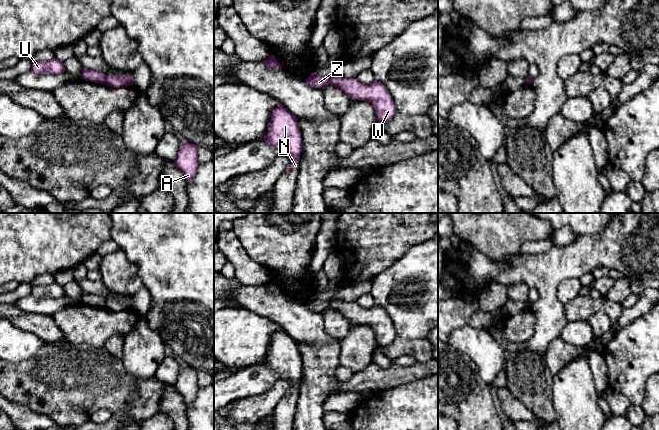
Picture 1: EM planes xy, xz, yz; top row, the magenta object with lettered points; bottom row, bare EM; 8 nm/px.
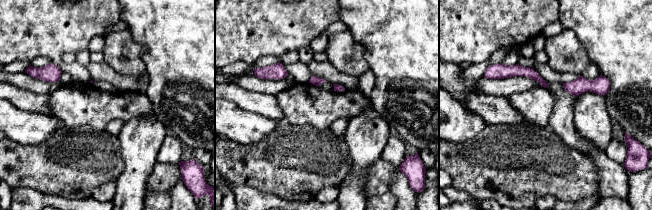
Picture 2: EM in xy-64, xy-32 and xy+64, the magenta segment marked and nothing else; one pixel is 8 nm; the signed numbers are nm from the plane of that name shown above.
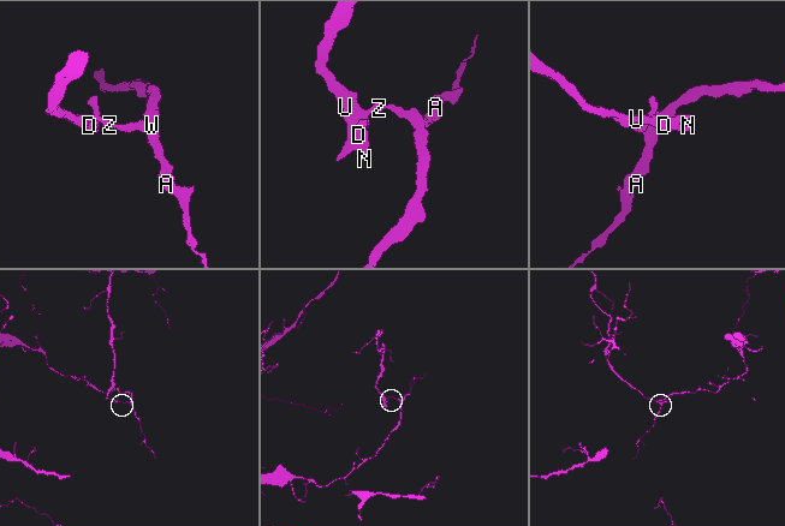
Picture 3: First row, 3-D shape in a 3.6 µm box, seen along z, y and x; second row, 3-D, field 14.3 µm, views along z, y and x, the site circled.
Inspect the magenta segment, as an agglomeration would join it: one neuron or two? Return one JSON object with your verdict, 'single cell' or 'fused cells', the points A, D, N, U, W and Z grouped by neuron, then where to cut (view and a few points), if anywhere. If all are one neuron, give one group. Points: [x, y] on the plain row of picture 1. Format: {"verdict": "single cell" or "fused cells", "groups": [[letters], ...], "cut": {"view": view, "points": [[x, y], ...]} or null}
{"verdict": "fused cells", "groups": [["A", "W"], ["D", "N", "U", "Z"]], "cut": {"view": "xy", "points": [[106, 300], [104, 306]]}}

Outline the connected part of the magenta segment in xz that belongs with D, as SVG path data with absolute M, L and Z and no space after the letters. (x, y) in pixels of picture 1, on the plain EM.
M281 327L272 334L271 344L263 364L276 371L282 379L291 382L292 387L287 394L299 392L298 385L302 375L301 355L296 340Z

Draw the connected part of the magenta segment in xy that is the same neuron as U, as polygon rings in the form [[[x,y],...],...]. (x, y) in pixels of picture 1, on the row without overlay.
[[[56,282],[48,285],[33,286],[31,294],[38,298],[59,298],[66,295],[63,286]]]

